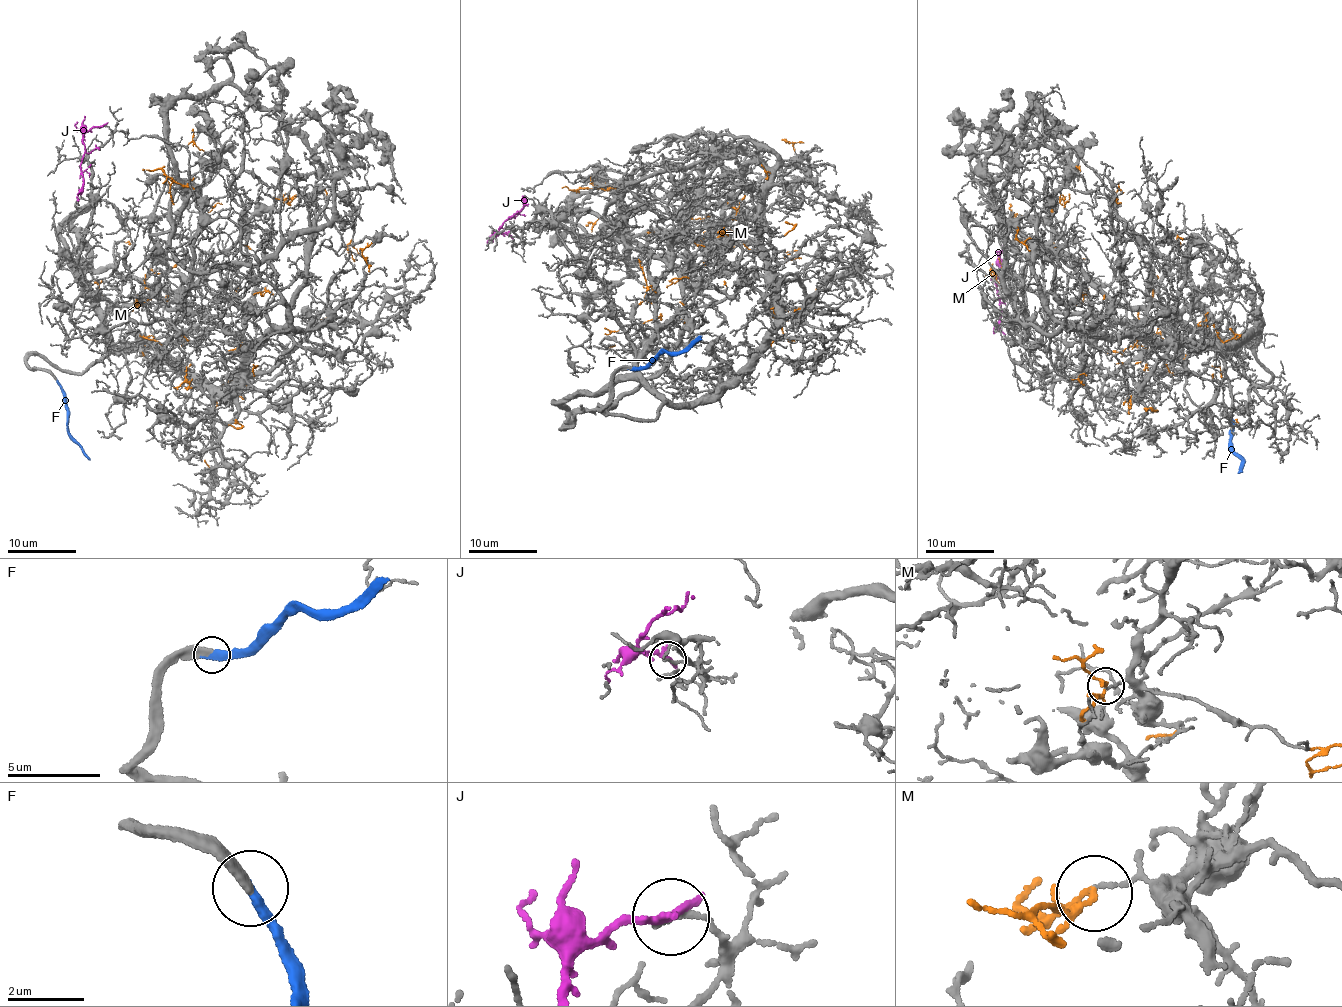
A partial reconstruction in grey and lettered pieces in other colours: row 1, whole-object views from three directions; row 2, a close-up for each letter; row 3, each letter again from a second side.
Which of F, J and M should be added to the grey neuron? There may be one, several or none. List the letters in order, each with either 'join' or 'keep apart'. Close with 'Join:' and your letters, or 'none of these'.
F: join
J: keep apart
M: keep apart
Join: F

